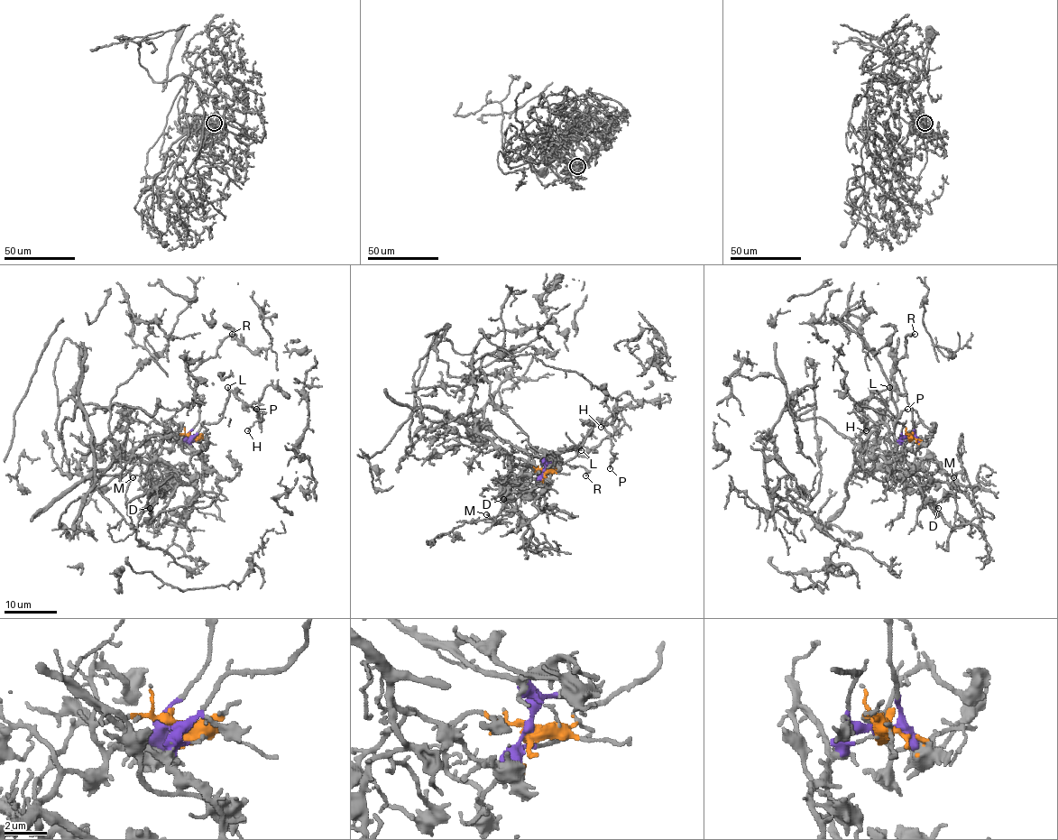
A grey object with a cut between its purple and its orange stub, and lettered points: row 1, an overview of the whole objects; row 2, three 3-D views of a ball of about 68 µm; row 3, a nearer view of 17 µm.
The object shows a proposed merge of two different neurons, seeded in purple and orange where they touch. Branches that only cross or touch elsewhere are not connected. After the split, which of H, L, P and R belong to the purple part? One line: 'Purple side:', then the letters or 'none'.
Purple side: H, L, P, R

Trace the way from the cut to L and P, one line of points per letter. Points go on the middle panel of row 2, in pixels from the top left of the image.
L: (544, 470), (547, 462), (557, 465), (569, 461), (583, 441), (581, 450)
P: (544, 470), (547, 462), (557, 465), (569, 461), (587, 430), (598, 421), (611, 439), (610, 467)

